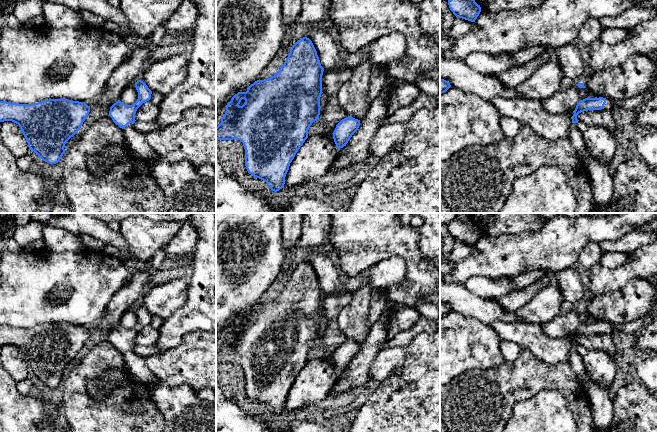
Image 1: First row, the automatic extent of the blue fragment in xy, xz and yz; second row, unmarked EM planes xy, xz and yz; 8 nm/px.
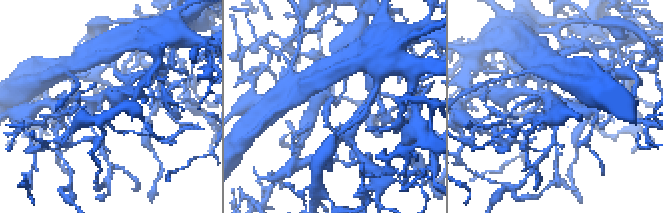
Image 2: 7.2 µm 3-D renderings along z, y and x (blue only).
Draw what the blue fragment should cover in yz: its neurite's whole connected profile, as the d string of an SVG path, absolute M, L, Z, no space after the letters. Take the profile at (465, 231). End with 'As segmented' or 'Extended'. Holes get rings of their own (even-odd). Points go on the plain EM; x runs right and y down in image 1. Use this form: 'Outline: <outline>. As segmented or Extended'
Outline: M471 218L461 220L453 219L448 223L450 234L456 241L475 246L481 236L481 231L478 229Z. As segmented

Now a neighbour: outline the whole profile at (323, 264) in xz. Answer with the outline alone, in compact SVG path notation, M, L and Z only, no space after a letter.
M322 252L306 253L305 261L312 265L320 288L324 293L346 291L345 284L339 277L334 259L329 254Z

